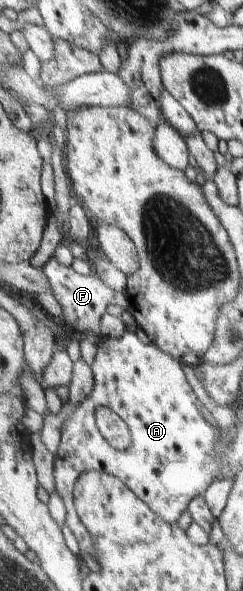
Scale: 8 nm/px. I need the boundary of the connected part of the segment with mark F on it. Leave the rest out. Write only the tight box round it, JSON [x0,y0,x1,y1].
[43,255,129,332]

